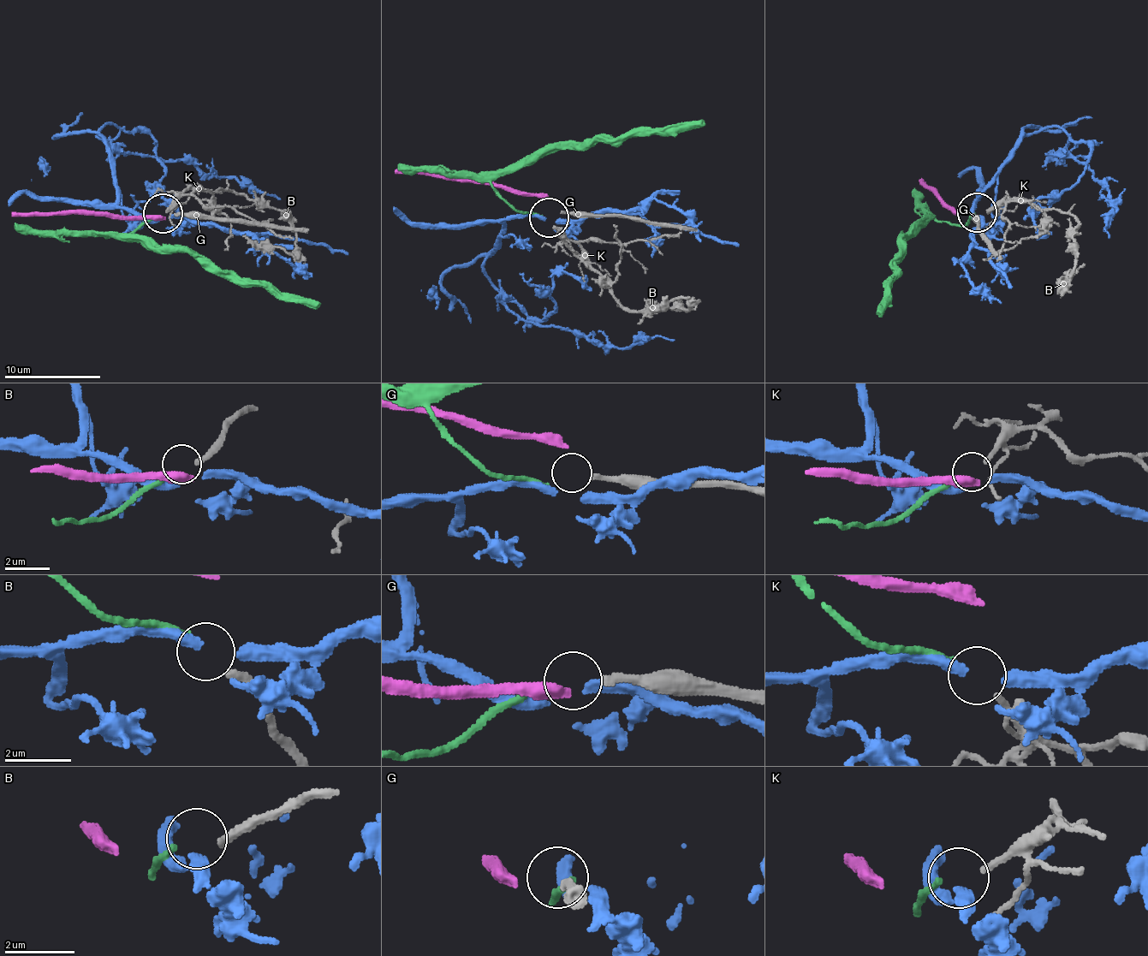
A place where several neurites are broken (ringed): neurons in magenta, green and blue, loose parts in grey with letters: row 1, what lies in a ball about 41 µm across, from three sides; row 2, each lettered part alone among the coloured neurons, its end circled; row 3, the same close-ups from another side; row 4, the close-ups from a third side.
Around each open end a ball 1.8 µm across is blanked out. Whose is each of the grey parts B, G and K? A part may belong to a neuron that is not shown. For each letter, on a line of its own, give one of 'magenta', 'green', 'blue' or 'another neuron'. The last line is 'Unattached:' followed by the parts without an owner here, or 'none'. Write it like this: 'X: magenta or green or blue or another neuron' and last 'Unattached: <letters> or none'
B: blue
G: another neuron
K: green
Unattached: G

